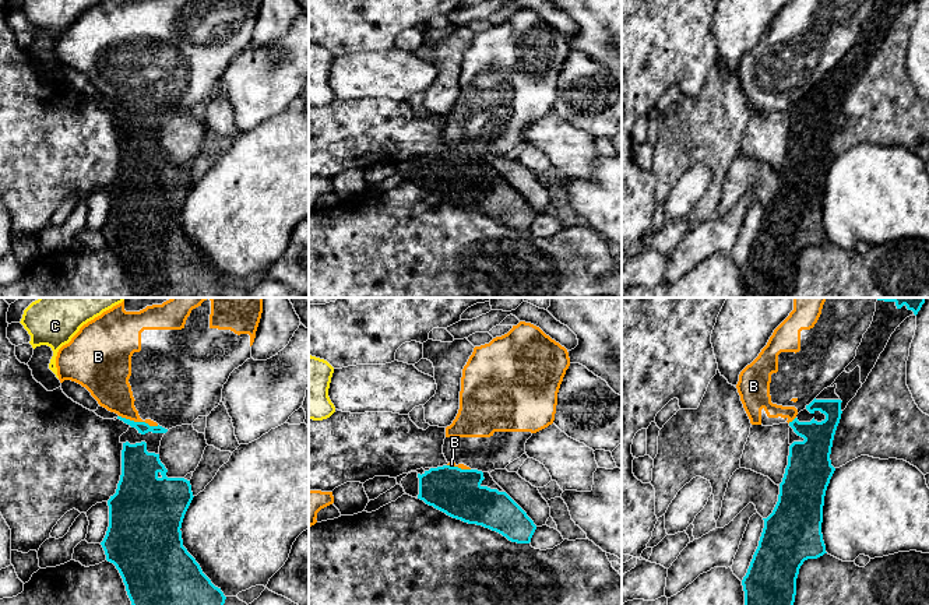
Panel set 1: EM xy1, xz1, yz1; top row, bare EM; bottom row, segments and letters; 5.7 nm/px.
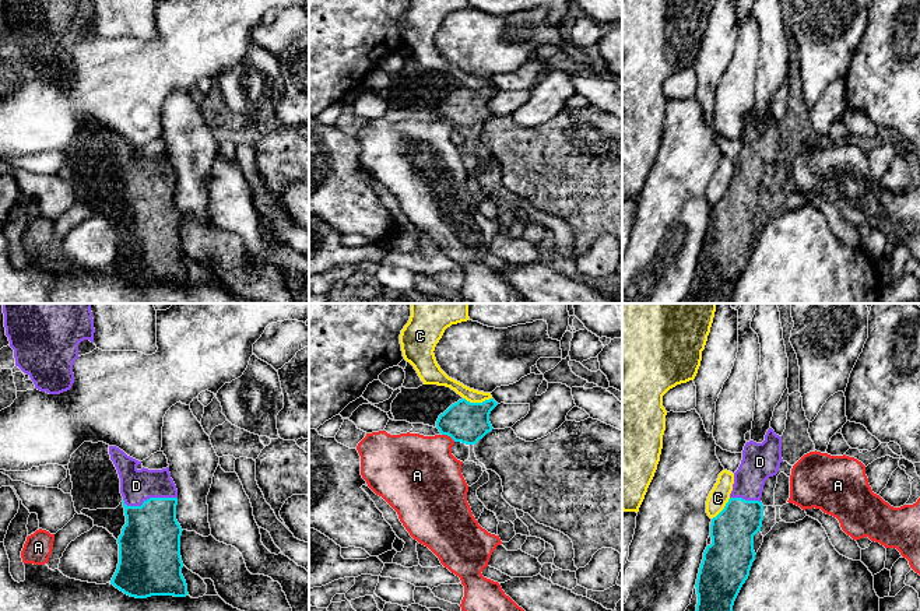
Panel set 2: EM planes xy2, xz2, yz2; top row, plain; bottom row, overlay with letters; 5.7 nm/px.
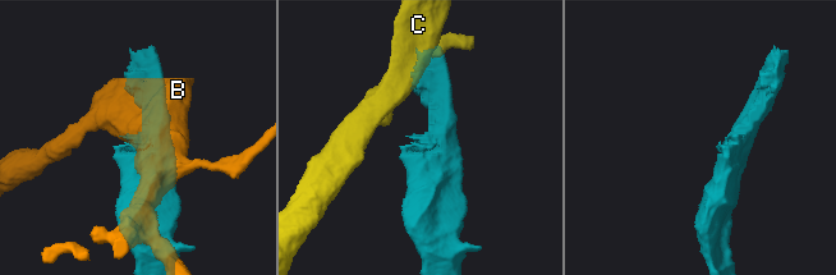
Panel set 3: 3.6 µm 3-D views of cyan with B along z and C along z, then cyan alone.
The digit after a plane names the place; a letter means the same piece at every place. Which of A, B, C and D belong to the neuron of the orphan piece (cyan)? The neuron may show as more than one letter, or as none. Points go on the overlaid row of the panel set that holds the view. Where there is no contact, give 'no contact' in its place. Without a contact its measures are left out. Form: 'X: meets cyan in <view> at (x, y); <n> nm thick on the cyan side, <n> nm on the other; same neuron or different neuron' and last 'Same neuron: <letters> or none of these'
A: meets cyan in xz2 at (449, 435); 240 nm thick on the cyan side, 380 nm on the other; different neuron
B: meets cyan in xy1 at (139, 422); 70 nm thick on the cyan side, 220 nm on the other; different neuron
C: meets cyan in xz2 at (477, 403); 240 nm thick on the cyan side, 80 nm on the other; different neuron
D: meets cyan in xy2 at (150, 498); 340 nm thick on the cyan side, 190 nm on the other; same neuron
Same neuron: D

